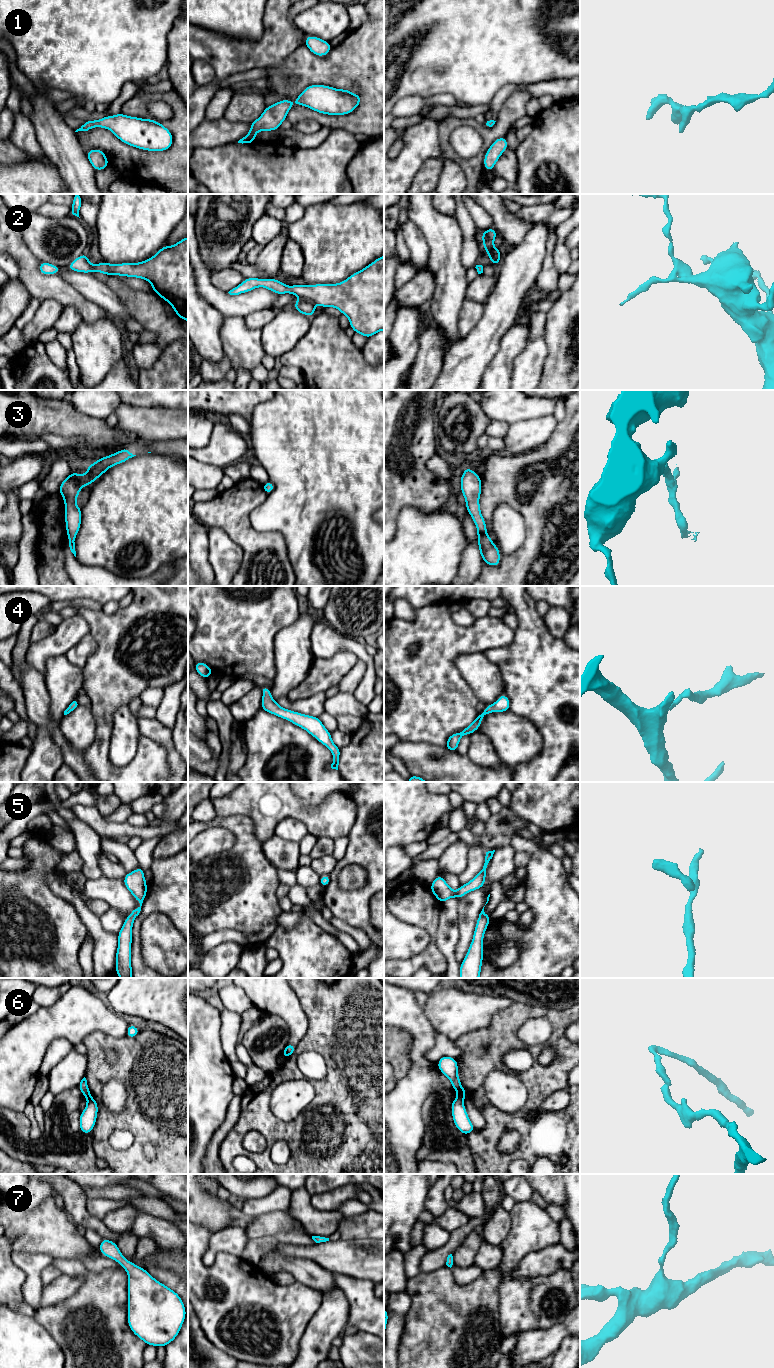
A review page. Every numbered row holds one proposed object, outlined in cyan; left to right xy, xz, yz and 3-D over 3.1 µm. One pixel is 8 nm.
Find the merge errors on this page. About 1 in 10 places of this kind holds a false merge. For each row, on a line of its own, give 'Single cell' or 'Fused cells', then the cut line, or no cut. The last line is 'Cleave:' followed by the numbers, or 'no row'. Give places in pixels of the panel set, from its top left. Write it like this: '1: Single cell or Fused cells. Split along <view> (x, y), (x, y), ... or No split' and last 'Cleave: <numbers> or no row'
1: Single cell. No split
2: Single cell. No split
3: Single cell. No split
4: Single cell. No split
5: Single cell. No split
6: Fused cells. Split along yz (458, 1094), (463, 1097)
7: Single cell. No split
Cleave: 6

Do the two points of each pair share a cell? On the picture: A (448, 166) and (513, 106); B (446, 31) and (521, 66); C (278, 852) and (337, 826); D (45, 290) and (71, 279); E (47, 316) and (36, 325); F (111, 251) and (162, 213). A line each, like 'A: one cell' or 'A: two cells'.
A: two cells
B: one cell
C: two cells
D: two cells
E: one cell
F: one cell

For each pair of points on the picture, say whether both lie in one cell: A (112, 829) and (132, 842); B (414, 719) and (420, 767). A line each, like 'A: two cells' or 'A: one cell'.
A: two cells
B: two cells

